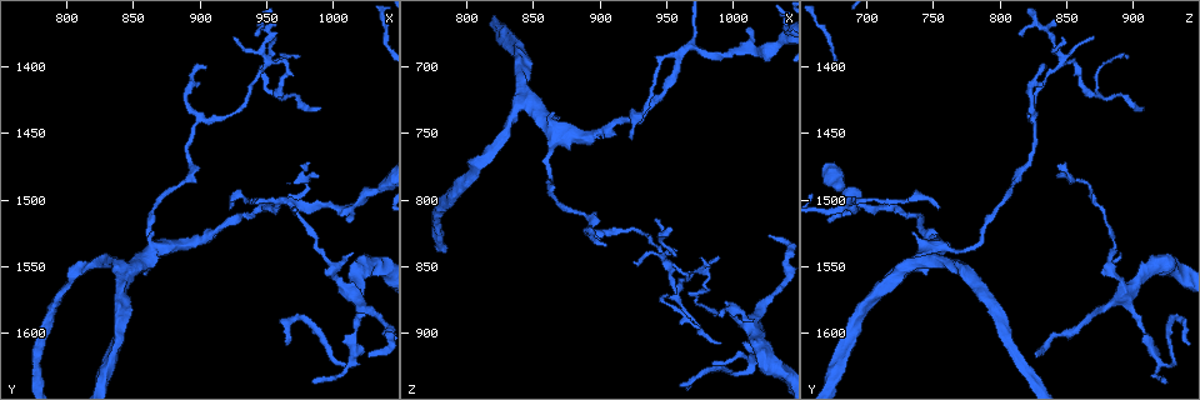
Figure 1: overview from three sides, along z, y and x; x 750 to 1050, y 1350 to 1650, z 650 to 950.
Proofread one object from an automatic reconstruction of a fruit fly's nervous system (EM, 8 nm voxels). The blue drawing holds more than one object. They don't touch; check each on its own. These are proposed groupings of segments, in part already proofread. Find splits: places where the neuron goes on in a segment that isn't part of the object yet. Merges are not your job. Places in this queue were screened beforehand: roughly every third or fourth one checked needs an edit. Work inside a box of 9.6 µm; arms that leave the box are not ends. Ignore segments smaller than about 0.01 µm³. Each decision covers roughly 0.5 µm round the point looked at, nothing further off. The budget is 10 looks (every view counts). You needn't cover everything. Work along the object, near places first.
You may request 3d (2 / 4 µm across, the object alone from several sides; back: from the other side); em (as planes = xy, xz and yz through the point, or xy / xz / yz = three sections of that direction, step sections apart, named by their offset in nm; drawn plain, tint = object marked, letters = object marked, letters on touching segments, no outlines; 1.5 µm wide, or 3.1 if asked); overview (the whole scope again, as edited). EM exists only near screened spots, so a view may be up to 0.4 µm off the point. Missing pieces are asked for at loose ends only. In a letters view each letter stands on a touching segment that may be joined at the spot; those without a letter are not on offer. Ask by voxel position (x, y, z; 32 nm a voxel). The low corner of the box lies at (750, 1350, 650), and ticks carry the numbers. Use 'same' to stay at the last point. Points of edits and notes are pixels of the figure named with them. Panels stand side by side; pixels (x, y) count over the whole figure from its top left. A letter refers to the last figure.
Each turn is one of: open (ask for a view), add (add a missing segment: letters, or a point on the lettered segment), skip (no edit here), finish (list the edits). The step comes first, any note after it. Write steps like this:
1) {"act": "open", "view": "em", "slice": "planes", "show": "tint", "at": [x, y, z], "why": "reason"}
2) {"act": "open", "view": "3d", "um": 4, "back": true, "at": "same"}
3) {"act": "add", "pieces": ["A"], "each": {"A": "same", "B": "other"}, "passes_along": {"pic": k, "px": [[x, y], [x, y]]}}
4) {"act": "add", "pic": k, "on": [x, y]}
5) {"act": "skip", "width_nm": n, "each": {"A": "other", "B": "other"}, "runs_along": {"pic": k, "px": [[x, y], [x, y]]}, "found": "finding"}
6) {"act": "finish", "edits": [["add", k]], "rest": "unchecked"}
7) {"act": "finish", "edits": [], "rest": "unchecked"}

{"act": "open", "view": "em", "slice": "planes", "show": "letters", "at": [990, 1432, 906], "why": "thin end"}

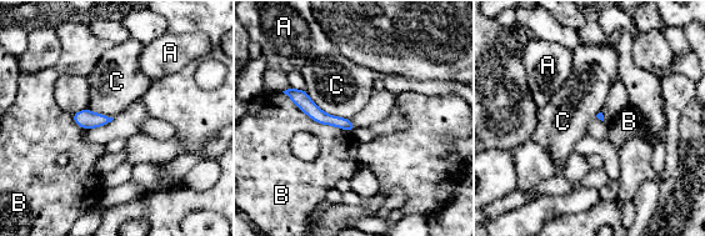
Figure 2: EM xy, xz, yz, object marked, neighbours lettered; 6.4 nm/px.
{"act": "skip", "each": {"A": "other", "B": "other", "C": "other"}, "found": "no lettered segment goes on from it"}

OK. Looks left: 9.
{"act": "open", "view": "3d", "um": 2, "at": [928, 1380, 846], "why": "free end"}

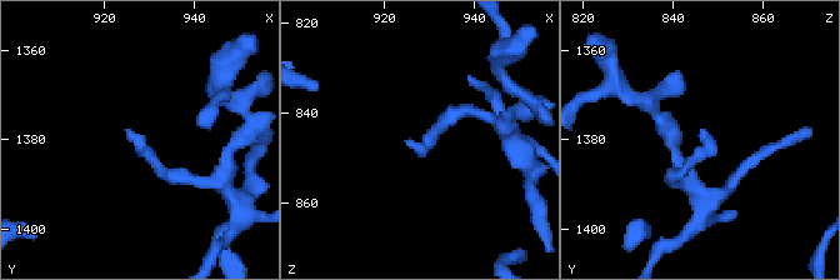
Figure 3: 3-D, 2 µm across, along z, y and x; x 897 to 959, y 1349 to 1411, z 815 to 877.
{"act": "open", "view": "em", "slice": "planes", "show": "letters", "at": [926, 1378, 848]}

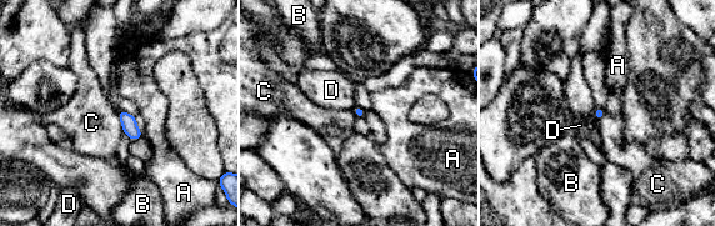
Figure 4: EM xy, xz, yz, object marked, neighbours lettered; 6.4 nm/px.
{"act": "skip", "each": {"A": "other", "B": "other", "C": "other", "D": "other"}, "border": {"pic": 4, "px": [[116, 110], [124, 132]]}, "found": "none of them fits"}

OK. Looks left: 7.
{"act": "open", "view": "em", "slice": "xy", "step": 4, "show": "letters", "at": [1016, 1540, 888], "why": "free end"}

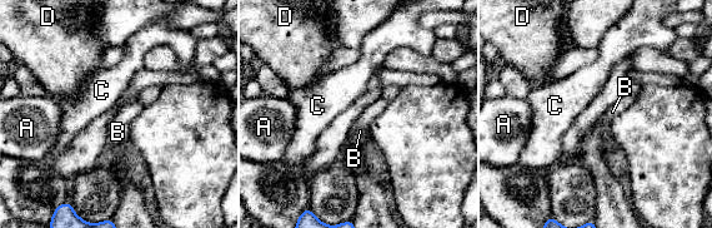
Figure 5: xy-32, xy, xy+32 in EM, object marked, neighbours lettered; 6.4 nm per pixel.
{"act": "open", "view": "em", "slice": "planes", "show": "letters", "at": "same", "why": "another direction"}

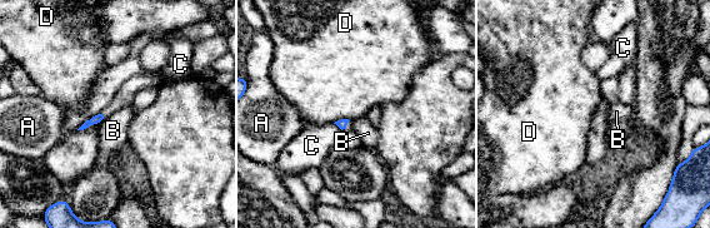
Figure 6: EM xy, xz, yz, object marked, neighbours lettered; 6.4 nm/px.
{"act": "skip", "longest_contact_nm": ["C", 220], "each": {"A": "other", "B": "other", "C": "other", "D": "other"}, "found": "no lettered segment goes on from it"}

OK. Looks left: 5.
{"act": "open", "view": "3d", "um": 2, "back": true, "at": [976, 1474, 842], "why": "thin end"}

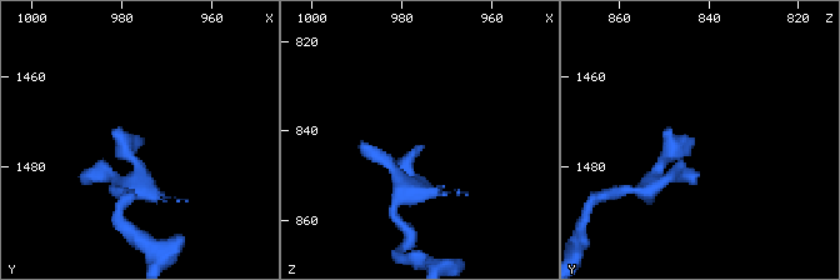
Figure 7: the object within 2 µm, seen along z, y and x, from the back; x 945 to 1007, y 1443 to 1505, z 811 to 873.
{"act": "open", "view": "em", "slice": "planes", "show": "letters", "at": [975, 1473, 843]}

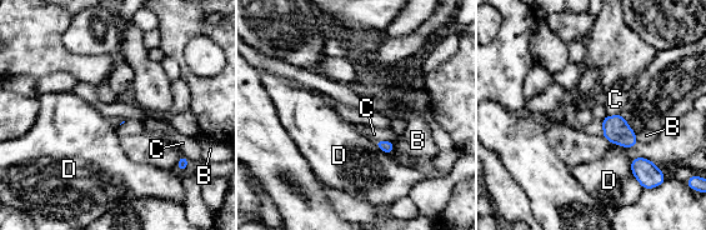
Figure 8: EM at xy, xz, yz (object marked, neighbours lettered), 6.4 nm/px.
{"act": "skip", "each": {"B": "other", "C": "other", "D": "other"}, "border": {"pic": 8, "px": [[630, 161], [634, 176], [644, 188]]}, "found": "none of them fits"}

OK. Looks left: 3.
{"act": "finish", "edits": [], "rest": "unchecked"}

